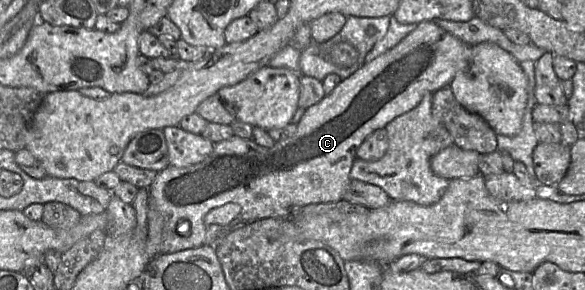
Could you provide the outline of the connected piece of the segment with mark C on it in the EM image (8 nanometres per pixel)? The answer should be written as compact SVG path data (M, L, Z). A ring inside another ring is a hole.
M423 21L417 24L416 28L400 41L393 48L383 53L376 59L364 63L358 68L352 75L347 77L334 88L334 90L325 95L324 98L317 104L307 108L296 124L297 129L290 137L276 142L272 147L263 147L256 144L251 139L244 139L233 136L228 140L221 141L214 144L212 152L201 162L188 166L186 168L177 168L169 166L161 172L158 172L152 184L148 187L149 198L153 200L158 210L164 215L166 219L166 225L164 228L163 242L161 244L161 253L173 253L182 250L188 250L197 248L202 245L214 245L216 240L230 230L231 227L222 227L221 225L210 225L204 224L203 218L210 210L221 207L228 203L235 203L240 205L241 212L236 218L235 223L245 224L252 221L264 219L264 218L283 218L288 219L290 215L293 215L293 210L301 208L309 204L319 203L330 203L338 202L343 199L343 195L350 182L350 171L353 163L356 160L356 150L361 143L375 130L384 128L390 121L396 117L412 110L422 101L423 97L427 94L431 94L438 89L449 86L452 79L461 71L465 70L471 60L471 46L464 43L454 35L446 32L444 29L439 27L434 21Z

